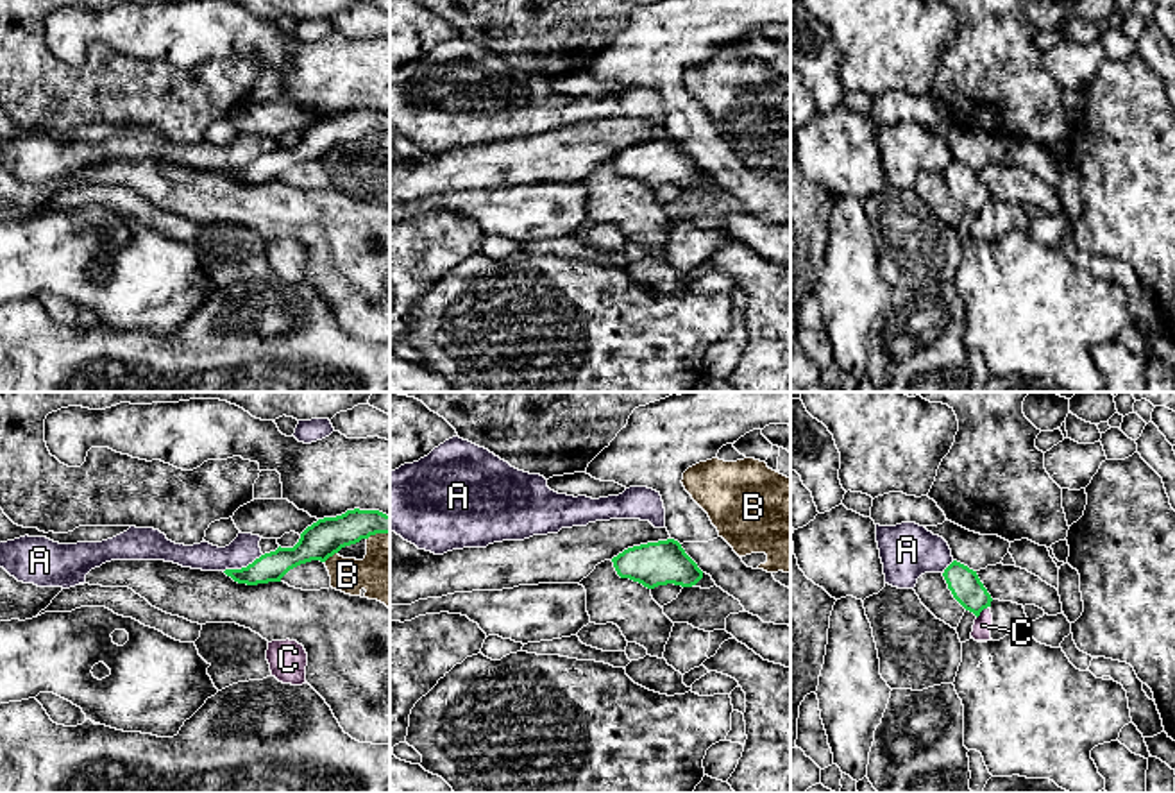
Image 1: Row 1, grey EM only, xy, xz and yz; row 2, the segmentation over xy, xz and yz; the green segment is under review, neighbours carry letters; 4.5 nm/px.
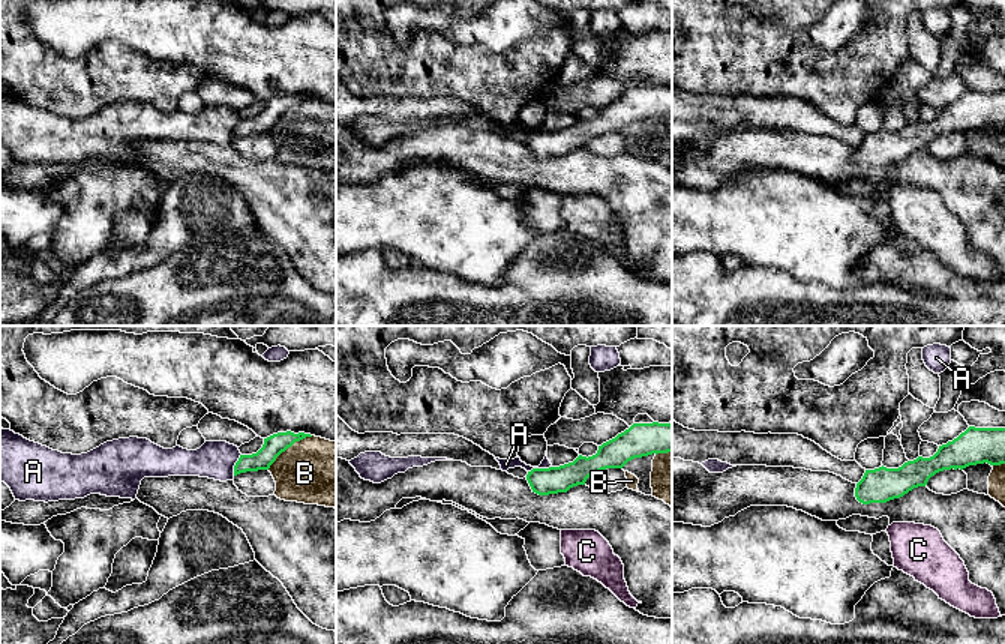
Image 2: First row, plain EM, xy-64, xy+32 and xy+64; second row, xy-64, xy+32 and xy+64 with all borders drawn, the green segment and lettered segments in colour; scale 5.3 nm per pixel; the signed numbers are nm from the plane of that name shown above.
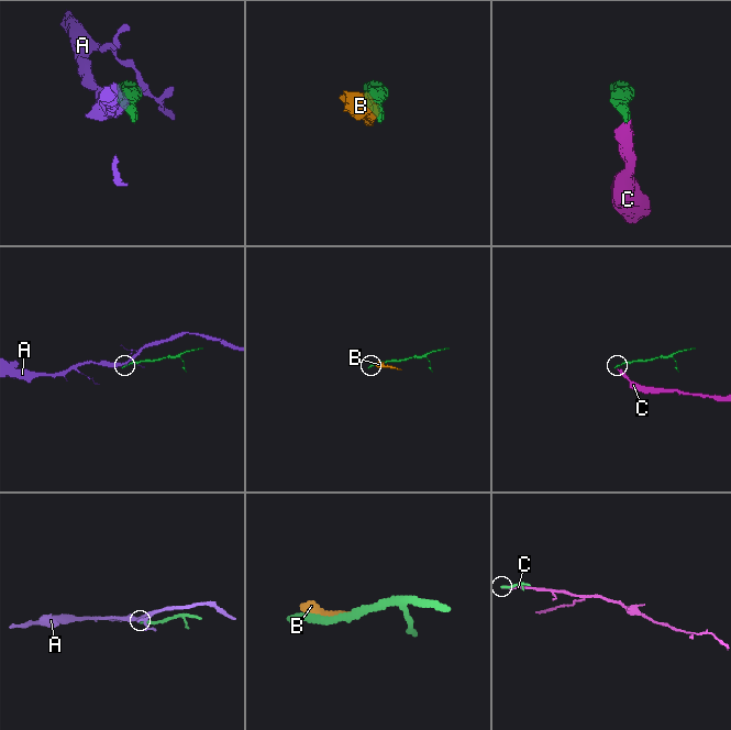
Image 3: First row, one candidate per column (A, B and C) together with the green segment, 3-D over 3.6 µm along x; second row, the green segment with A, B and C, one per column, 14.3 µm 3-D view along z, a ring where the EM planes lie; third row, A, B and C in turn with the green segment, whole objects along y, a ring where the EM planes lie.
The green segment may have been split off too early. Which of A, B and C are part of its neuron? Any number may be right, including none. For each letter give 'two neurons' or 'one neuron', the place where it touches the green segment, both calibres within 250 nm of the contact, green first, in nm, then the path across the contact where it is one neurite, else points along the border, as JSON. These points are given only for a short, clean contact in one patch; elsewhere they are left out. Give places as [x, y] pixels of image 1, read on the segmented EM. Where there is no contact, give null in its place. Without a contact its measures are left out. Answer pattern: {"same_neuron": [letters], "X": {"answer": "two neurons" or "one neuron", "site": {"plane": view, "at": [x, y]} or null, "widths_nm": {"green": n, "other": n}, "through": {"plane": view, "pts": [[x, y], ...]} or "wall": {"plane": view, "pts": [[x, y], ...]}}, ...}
{"same_neuron": [], "A": {"answer": "two neurons", "site": {"plane": "xy", "at": [242, 568]}, "widths_nm": {"green": 130, "other": 140}, "wall": {"plane": "xy", "pts": [[262, 554], [245, 566], [224, 571]]}}, "B": {"answer": "two neurons", "site": {"plane": "xy", "at": [329, 555]}, "widths_nm": {"green": 170, "other": 220}}, "C": {"answer": "two neurons", "site": {"plane": "yz", "at": [980, 611]}, "widths_nm": {"green": 140, "other": 80}, "wall": {"plane": "yz", "pts": [[988, 605], [977, 618]]}}}

